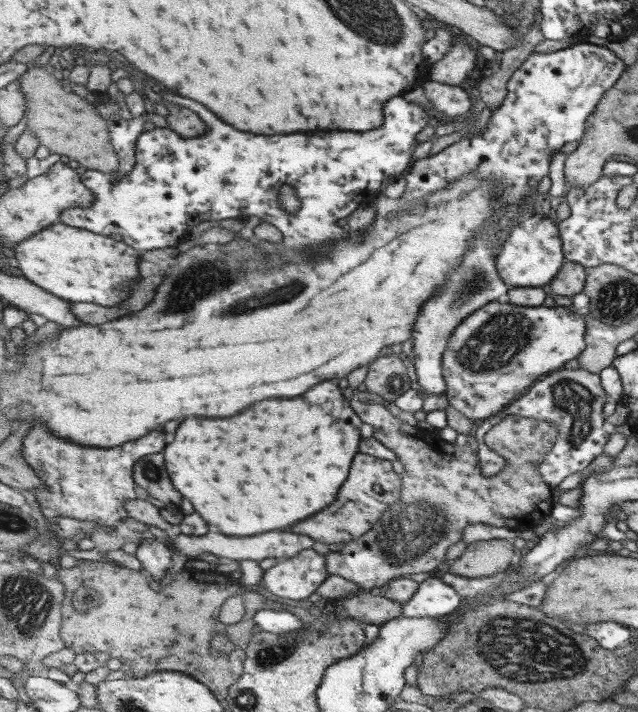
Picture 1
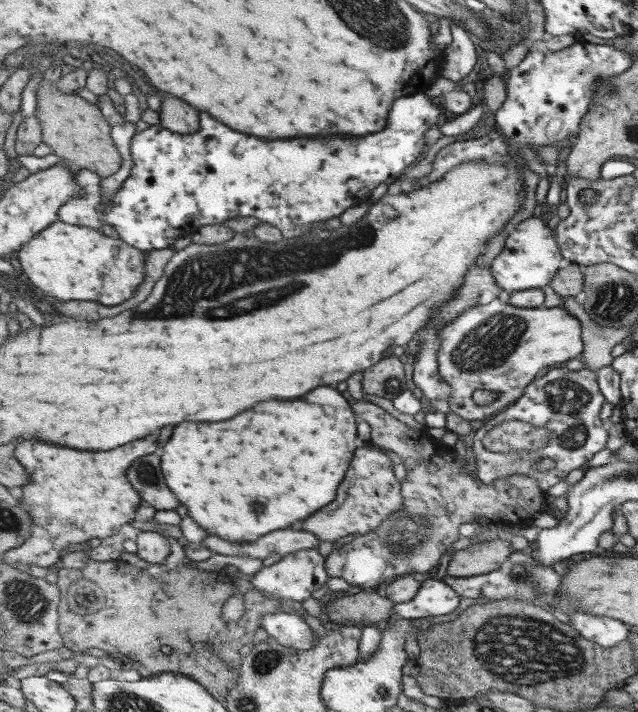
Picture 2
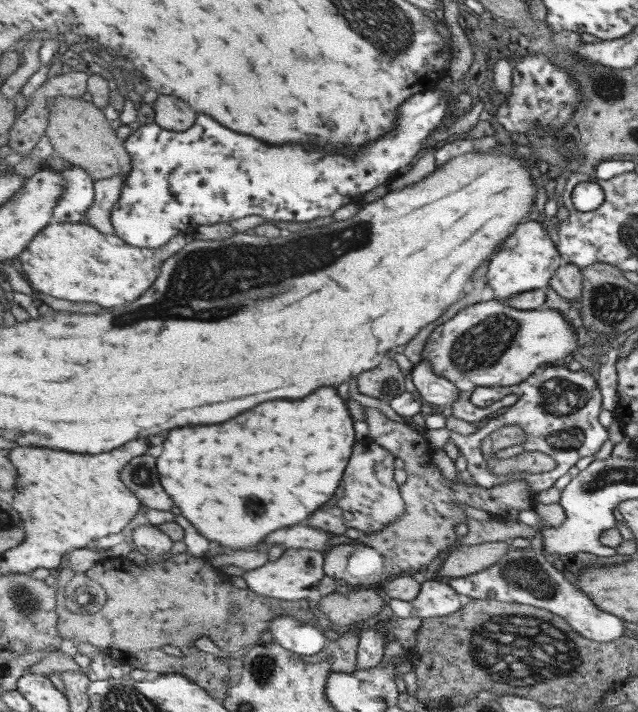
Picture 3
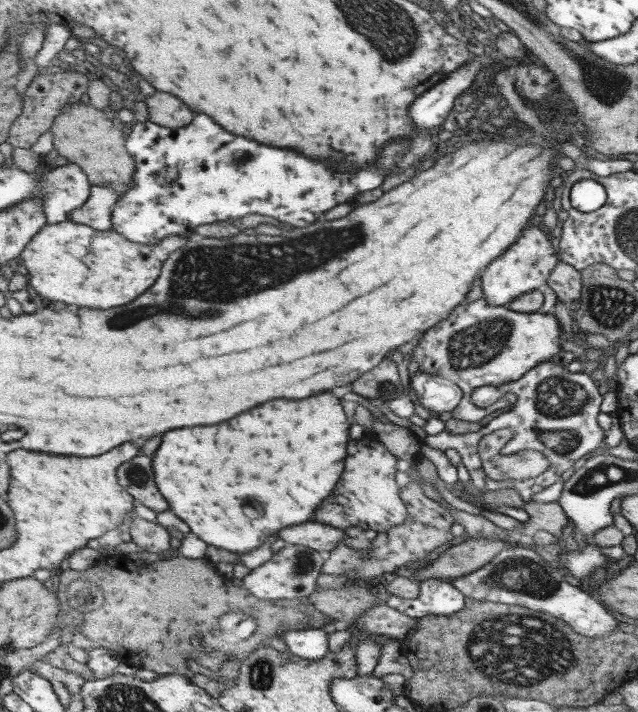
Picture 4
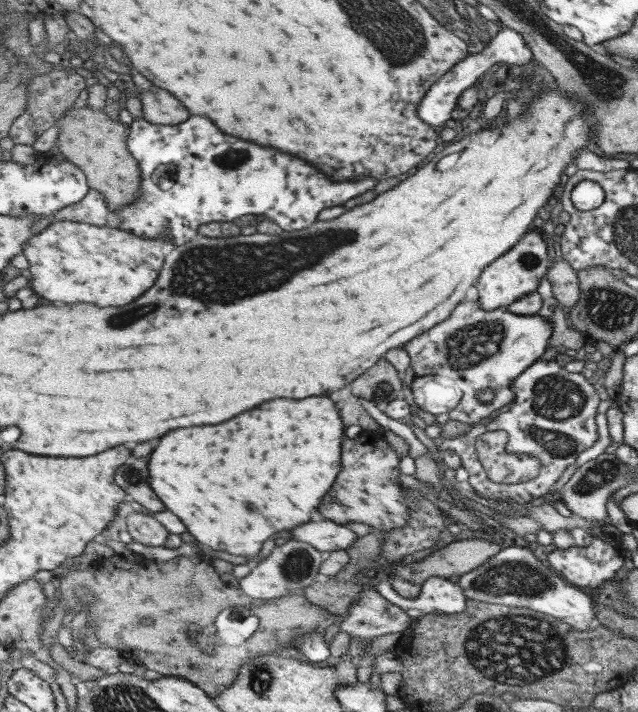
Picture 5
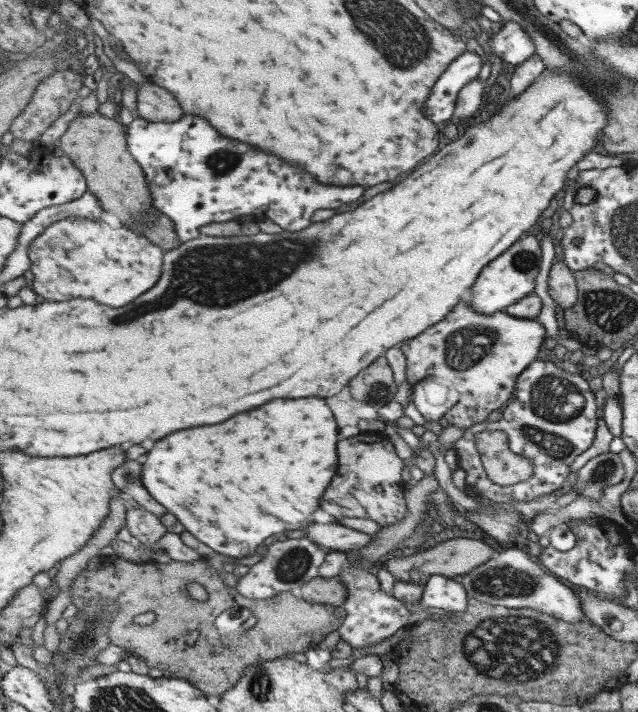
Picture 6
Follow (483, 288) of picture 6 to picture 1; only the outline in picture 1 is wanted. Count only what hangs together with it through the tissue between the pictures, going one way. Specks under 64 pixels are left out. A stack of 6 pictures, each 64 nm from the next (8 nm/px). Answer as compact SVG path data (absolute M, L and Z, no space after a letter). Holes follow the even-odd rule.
M532 215L510 231L508 239L504 242L497 256L497 270L499 270L501 278L505 280L505 284L509 284L511 289L519 288L519 286L539 287L551 284L566 262L559 224L555 225L553 220L545 215Z

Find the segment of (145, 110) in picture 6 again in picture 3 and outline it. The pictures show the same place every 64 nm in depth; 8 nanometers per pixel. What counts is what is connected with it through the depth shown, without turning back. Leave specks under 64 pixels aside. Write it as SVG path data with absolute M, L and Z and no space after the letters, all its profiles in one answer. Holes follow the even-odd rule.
M159 96L154 102L154 122L167 130L184 131L195 125L197 112L175 96Z

